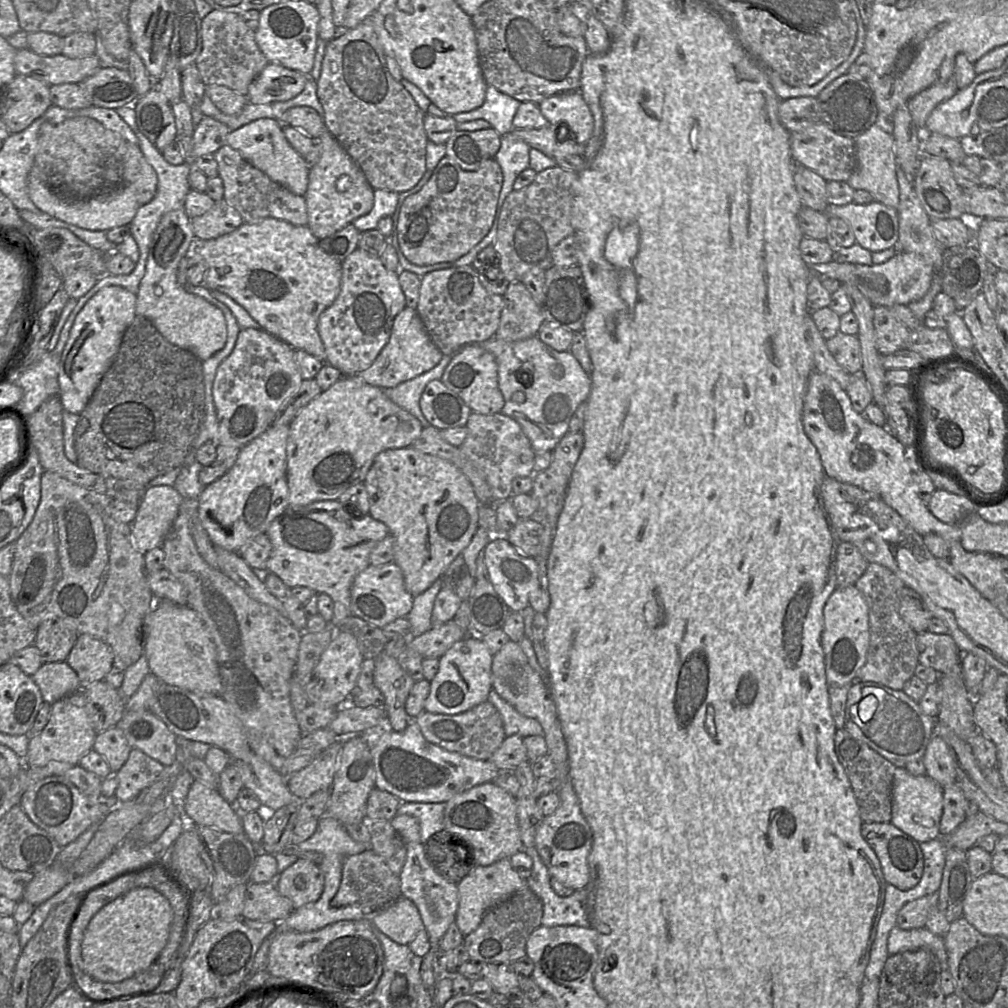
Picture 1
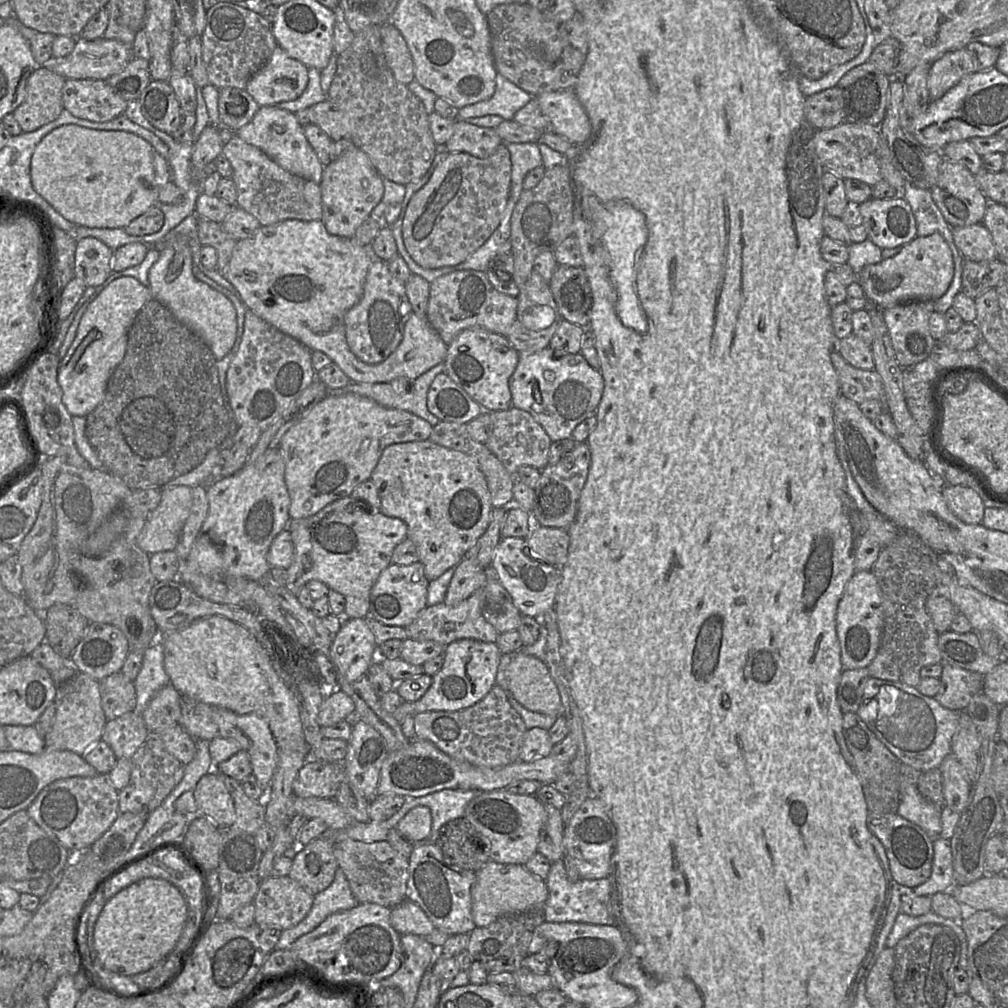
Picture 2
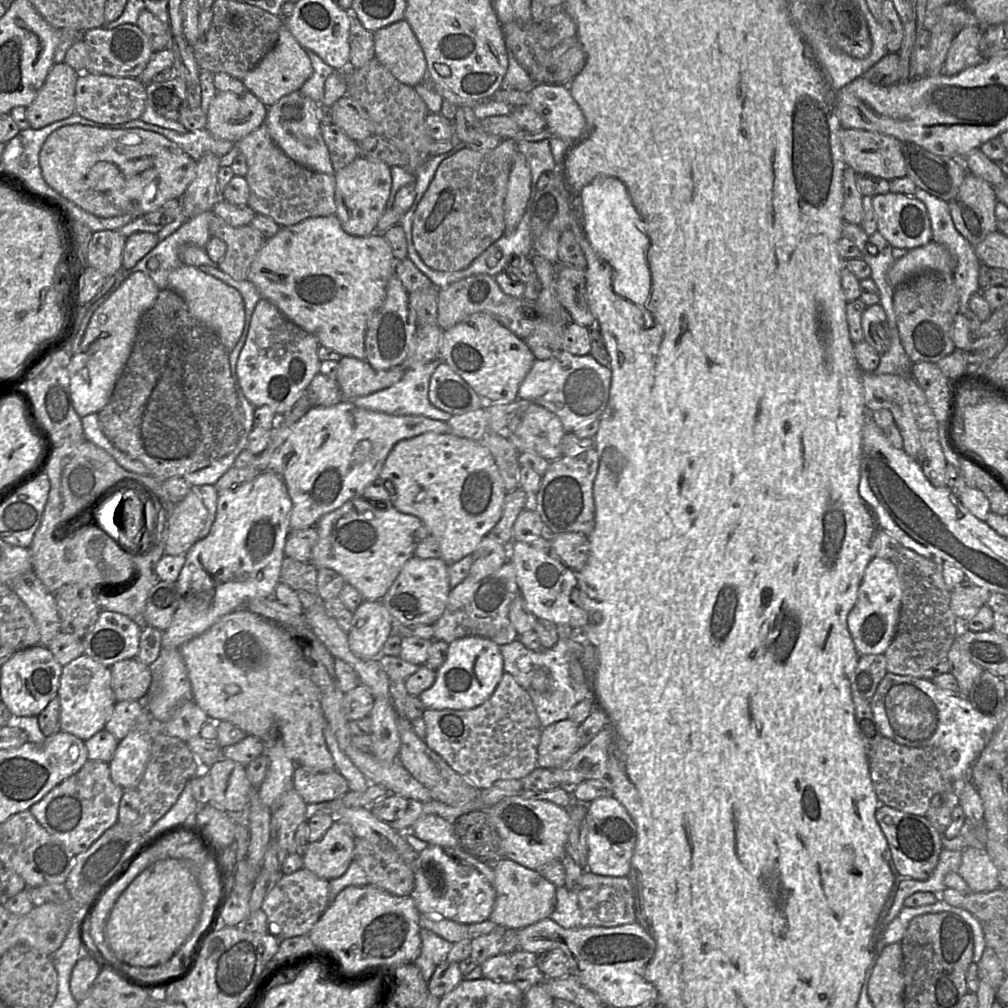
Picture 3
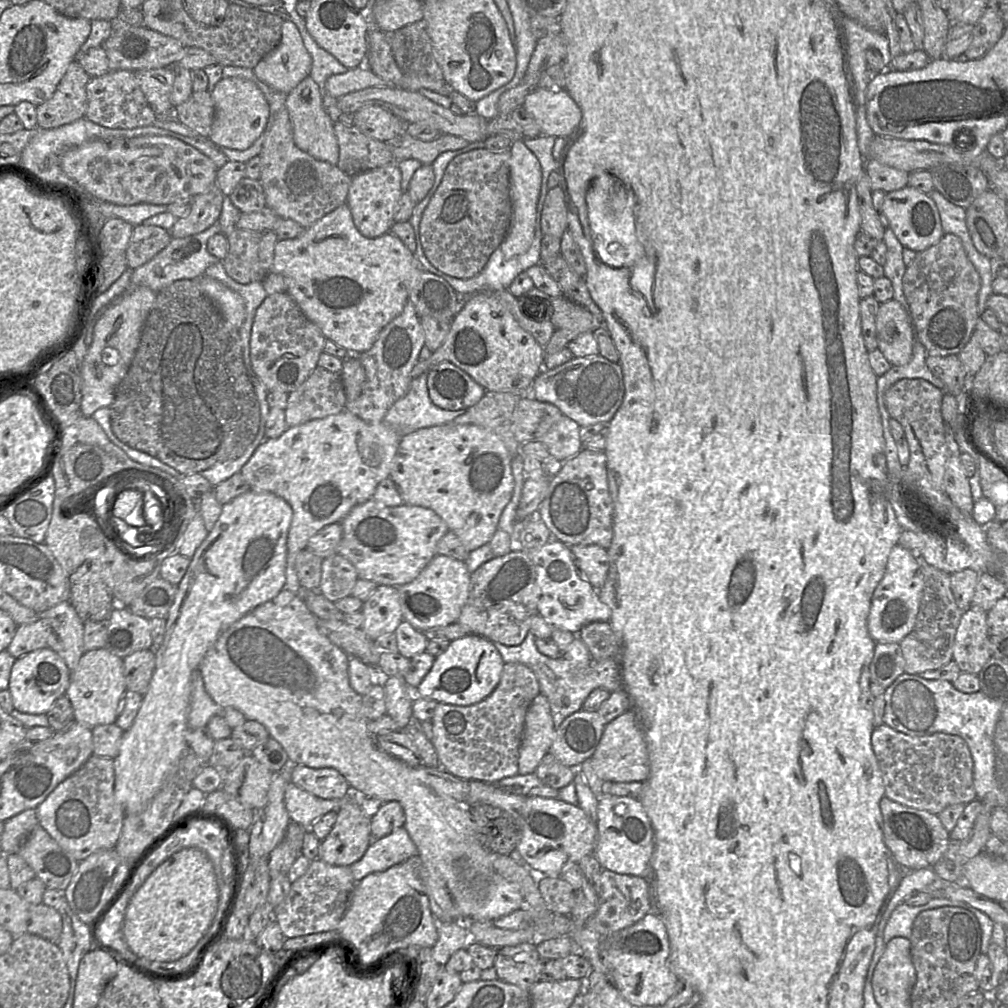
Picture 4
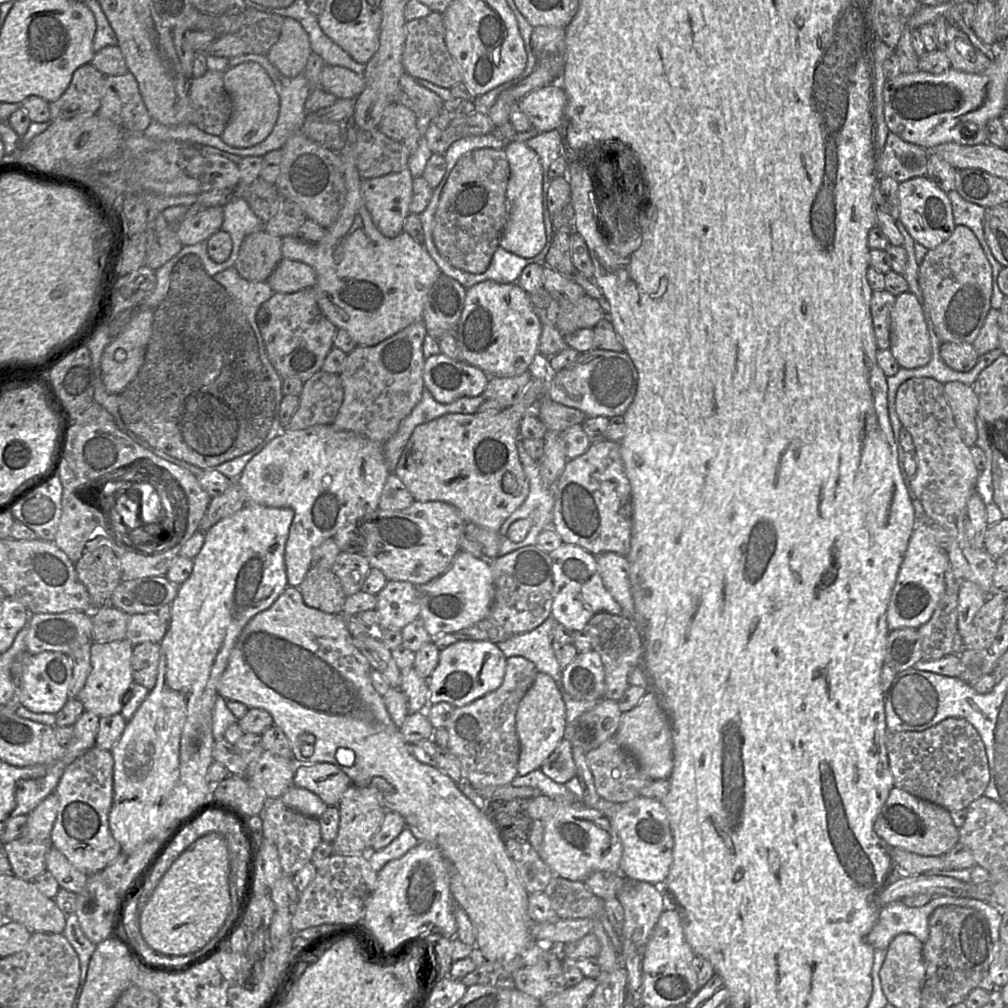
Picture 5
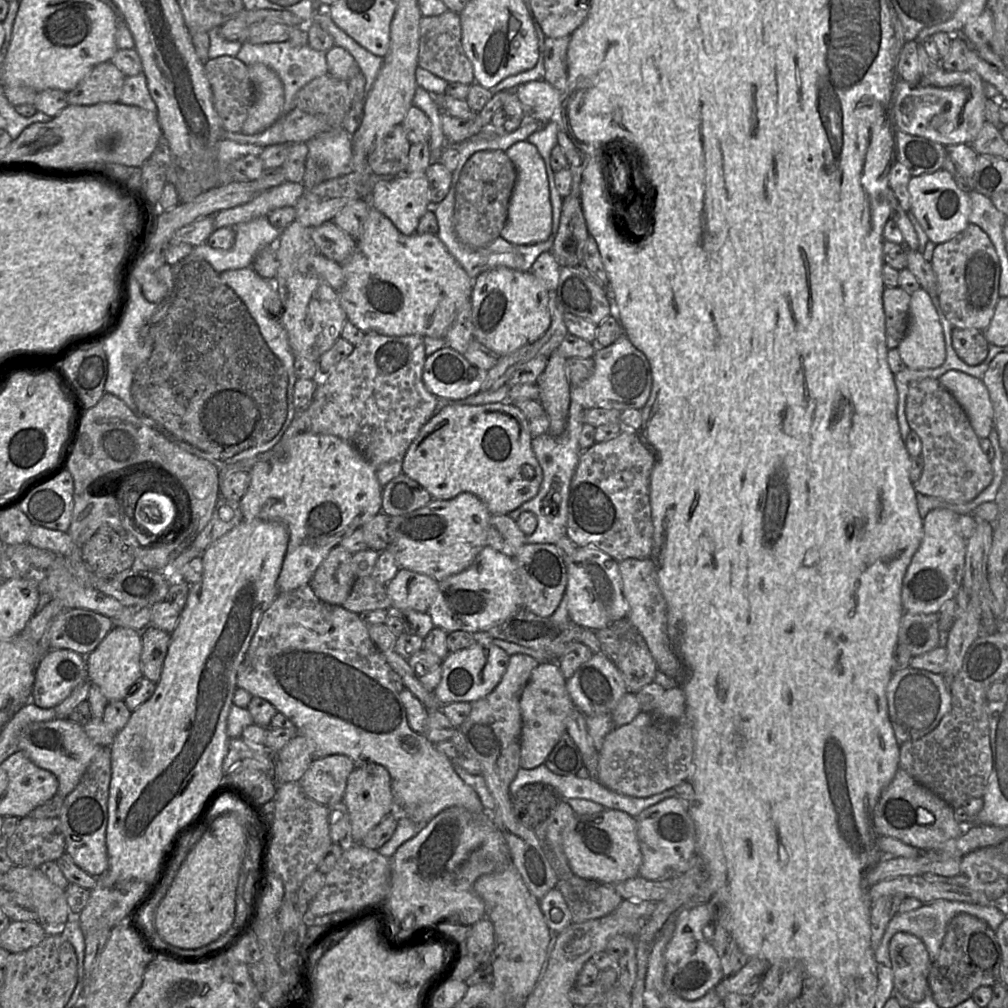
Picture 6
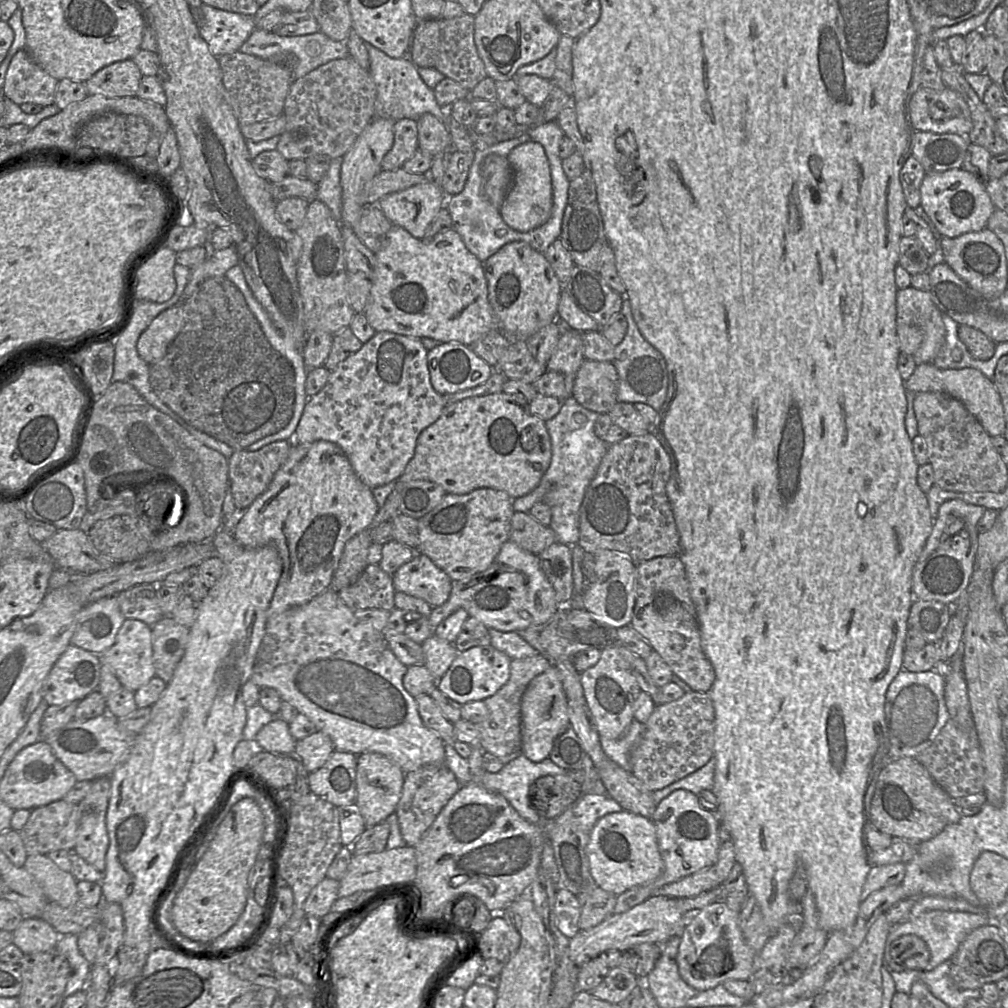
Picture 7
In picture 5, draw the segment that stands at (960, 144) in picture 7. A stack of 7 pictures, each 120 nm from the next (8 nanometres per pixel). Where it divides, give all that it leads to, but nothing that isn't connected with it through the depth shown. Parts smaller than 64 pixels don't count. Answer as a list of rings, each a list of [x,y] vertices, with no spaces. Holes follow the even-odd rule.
[[[889,132],[877,162],[878,178],[890,177],[900,183],[924,176],[929,157],[927,148],[906,142]]]

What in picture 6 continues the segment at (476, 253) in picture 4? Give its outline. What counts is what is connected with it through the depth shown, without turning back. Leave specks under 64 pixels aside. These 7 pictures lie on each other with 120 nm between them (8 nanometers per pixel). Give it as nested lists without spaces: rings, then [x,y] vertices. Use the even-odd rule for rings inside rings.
[[[502,150],[478,151],[468,159],[456,186],[453,215],[454,231],[462,244],[480,248],[501,235],[516,181],[516,167]]]

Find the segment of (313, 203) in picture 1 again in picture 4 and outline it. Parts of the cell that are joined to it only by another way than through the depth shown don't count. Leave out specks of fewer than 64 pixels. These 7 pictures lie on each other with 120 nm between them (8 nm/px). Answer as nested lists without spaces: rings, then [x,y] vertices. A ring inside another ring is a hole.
[[[397,164],[370,169],[352,177],[346,203],[356,228],[363,236],[376,238],[390,232],[395,223],[395,208],[403,194],[401,183],[402,174]]]

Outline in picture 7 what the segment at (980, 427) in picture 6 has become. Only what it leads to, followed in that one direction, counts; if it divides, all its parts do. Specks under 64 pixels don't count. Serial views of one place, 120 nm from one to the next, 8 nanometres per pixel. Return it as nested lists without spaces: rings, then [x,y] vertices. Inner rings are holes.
[[[922,363],[916,366],[913,374],[905,381],[905,388],[914,393],[946,393],[959,400],[990,436],[1004,436],[1006,421],[1000,395],[992,379],[975,368],[942,369],[933,363]]]

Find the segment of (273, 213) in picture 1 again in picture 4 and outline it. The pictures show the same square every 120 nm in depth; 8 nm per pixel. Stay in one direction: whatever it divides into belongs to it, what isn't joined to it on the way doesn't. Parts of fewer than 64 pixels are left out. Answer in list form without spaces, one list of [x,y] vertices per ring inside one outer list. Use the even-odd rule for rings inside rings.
[[[286,108],[270,116],[264,135],[266,137],[258,156],[262,165],[259,182],[264,190],[266,207],[280,218],[294,220],[307,228],[346,203],[352,177],[337,165],[318,160],[296,146]]]

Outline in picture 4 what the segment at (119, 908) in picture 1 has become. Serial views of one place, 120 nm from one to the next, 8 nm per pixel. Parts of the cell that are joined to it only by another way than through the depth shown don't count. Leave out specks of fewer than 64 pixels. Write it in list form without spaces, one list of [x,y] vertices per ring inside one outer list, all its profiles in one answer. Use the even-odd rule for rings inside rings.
[[[187,848],[183,849],[165,862],[163,862],[157,869],[149,870],[141,880],[141,886],[136,890],[135,894],[131,898],[125,912],[124,923],[122,927],[122,935],[119,940],[124,940],[129,950],[134,953],[138,958],[149,961],[161,961],[172,962],[176,961],[185,955],[187,955],[198,943],[198,941],[206,934],[207,930],[211,926],[213,919],[217,913],[219,900],[219,891],[217,886],[216,875],[211,860],[207,854],[199,848]]]

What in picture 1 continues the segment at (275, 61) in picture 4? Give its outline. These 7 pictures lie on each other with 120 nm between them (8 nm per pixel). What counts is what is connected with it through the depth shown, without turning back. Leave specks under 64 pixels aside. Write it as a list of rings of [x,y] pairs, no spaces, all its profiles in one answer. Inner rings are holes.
[[[268,63],[249,85],[247,98],[254,104],[287,101],[302,92],[307,80],[303,73]]]

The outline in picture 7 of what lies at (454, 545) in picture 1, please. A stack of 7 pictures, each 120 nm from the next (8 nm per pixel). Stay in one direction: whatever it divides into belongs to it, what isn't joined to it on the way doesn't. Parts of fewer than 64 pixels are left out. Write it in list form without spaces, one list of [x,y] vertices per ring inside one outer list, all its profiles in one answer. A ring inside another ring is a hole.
[[[504,393],[467,397],[444,406],[440,417],[419,435],[415,452],[398,481],[428,480],[443,487],[447,494],[467,494],[477,488],[493,488],[506,492],[512,499],[532,492],[548,469],[552,456],[551,440],[545,421],[529,413],[529,405],[521,405]]]

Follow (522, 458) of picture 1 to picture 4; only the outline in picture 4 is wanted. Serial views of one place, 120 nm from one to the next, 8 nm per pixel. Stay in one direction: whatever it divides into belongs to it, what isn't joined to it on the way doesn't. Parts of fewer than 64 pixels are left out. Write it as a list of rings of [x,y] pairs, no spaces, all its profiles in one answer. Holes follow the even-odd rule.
[[[562,415],[539,439],[547,448],[551,458],[565,462],[582,449],[580,426],[571,418]]]

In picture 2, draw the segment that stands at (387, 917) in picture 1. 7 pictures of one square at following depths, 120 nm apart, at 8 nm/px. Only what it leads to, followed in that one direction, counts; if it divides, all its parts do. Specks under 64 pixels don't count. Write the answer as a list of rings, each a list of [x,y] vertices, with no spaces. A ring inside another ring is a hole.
[[[408,899],[391,908],[390,922],[400,935],[425,937],[436,929],[420,906]]]

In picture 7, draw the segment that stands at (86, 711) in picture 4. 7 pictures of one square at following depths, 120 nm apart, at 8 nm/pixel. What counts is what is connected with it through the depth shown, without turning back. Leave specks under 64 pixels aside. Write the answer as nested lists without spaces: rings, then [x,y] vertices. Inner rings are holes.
[[[125,619],[120,627],[114,644],[100,654],[102,665],[108,665],[118,678],[121,686],[132,692],[147,684],[155,674],[152,648],[152,628],[136,619]]]

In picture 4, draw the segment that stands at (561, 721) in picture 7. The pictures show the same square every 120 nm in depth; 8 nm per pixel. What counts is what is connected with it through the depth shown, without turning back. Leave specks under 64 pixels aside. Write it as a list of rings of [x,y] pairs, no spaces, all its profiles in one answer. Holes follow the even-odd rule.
[[[540,693],[528,708],[522,734],[518,775],[536,771],[556,737],[556,728],[546,696]]]

